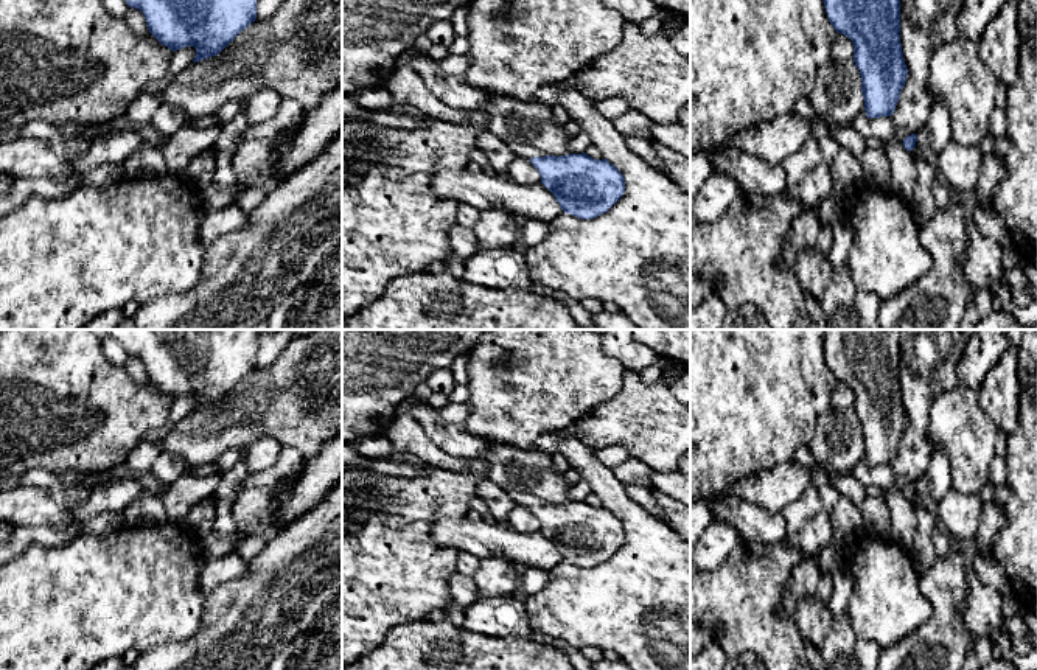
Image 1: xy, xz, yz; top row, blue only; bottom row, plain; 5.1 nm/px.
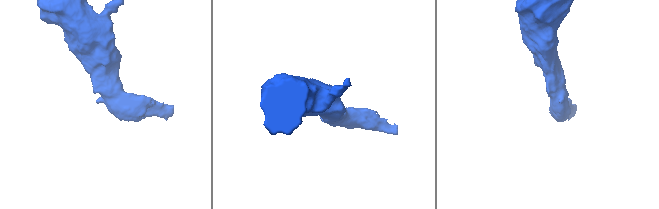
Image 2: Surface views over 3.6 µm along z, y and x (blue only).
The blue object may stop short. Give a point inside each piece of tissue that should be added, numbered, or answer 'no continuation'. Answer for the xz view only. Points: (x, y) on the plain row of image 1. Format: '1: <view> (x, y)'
1: xz (520, 498)

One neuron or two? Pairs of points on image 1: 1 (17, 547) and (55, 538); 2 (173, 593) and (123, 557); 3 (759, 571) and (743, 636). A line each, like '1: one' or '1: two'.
1: one
2: one
3: one

